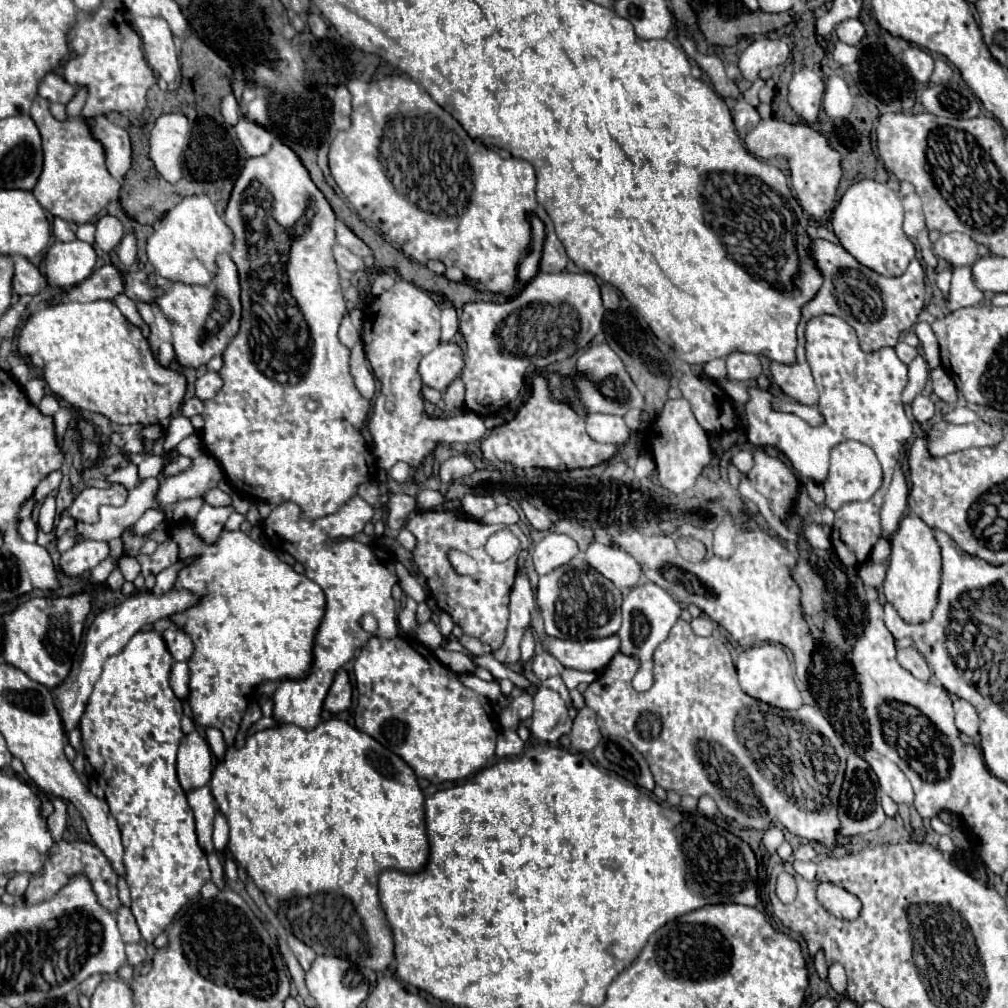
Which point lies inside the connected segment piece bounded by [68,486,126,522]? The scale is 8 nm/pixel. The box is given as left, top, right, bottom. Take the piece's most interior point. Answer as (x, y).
(85, 508)

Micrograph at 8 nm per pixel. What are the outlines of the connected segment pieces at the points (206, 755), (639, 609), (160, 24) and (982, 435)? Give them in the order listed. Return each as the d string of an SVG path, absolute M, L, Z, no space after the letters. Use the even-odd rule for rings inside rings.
M188 734L178 748L178 780L186 792L206 786L212 776L212 754L202 736Z
M646 582L646 584L632 588L630 594L624 598L624 602L622 602L622 628L618 630L620 652L626 656L634 656L640 662L638 672L634 674L634 680L632 680L632 684L638 692L648 690L654 684L652 654L658 648L658 644L668 638L670 628L680 618L680 612L682 612L680 604L664 588L660 588L652 582Z
M136 18L134 28L142 40L148 66L168 84L174 82L180 72L180 64L168 24L162 18Z
M976 422L976 426L954 426L950 424L946 430L930 436L928 452L934 458L942 458L966 448L984 448L996 446L1002 440L1000 432L984 422Z

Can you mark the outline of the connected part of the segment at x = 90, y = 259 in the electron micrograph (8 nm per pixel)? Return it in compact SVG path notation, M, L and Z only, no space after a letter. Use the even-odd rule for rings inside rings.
M82 240L56 242L46 256L46 280L60 290L70 290L82 284L94 270L96 252Z

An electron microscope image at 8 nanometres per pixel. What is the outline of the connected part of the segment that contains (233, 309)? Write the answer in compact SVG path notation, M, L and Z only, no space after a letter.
M228 254L216 258L216 276L204 286L190 286L176 282L160 296L154 298L154 304L168 318L172 328L172 346L176 360L182 368L204 366L210 358L220 356L224 346L236 336L240 324L240 284L236 274L236 264Z

